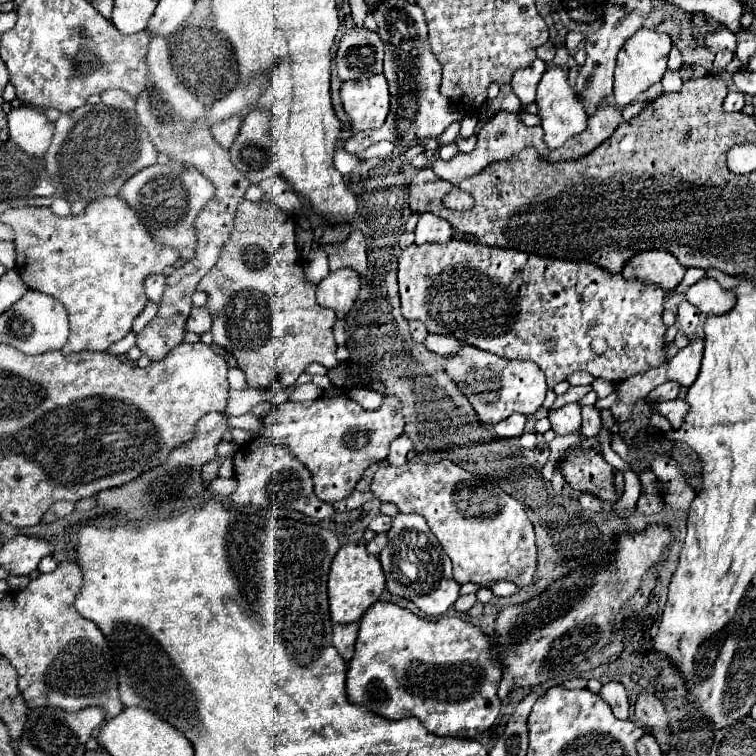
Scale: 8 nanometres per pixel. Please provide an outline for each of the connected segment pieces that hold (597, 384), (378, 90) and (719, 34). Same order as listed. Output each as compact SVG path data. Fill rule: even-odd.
M598 377L598 379L594 379L592 389L598 393L598 397L606 397L606 395L610 395L610 393L614 391L614 383L612 383L612 381L608 381L608 379Z
M382 73L364 81L344 81L340 97L352 133L380 129L384 125L390 109L390 91Z
M714 27L712 31L708 31L702 39L702 43L706 45L708 51L720 51L720 49L736 49L736 39L732 35L732 31L728 31L726 27Z

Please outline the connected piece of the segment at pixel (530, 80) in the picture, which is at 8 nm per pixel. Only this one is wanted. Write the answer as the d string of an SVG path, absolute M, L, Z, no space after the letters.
M534 59L532 65L528 65L526 69L518 69L518 71L514 73L512 89L514 89L514 93L520 97L522 105L528 105L528 103L534 101L538 81L540 81L540 77L544 75L544 71L546 71L546 63L540 61L540 59Z

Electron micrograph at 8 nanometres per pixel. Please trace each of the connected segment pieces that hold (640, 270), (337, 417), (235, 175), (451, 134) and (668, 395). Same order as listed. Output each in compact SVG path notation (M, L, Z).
M648 249L644 253L636 253L636 257L630 257L624 263L622 273L626 279L656 283L664 291L668 291L682 281L686 267L682 267L680 261L676 261L676 257L672 257L672 253L668 251Z
M322 395L314 401L274 407L264 417L264 435L272 443L286 445L310 469L318 499L334 503L350 495L368 465L388 457L388 445L404 433L404 425L402 403L396 395L386 395L376 411L362 409L346 395Z
M150 33L146 59L148 59L148 71L150 71L150 83L148 83L148 89L136 99L136 113L140 117L140 123L148 131L148 135L158 151L166 153L170 159L176 159L180 163L196 167L216 187L216 195L212 197L214 201L210 201L196 219L196 239L198 239L196 255L186 265L182 265L182 269L178 267L170 277L166 277L166 289L164 289L164 297L158 305L156 317L136 335L138 337L136 345L140 347L140 351L144 355L148 355L152 361L158 361L172 347L176 347L178 343L184 341L184 333L186 333L184 323L186 323L190 309L192 309L192 295L196 291L196 283L218 261L220 247L228 239L228 233L234 223L236 207L240 205L240 201L244 201L244 193L250 187L250 181L244 177L244 173L240 173L232 165L230 151L220 147L208 129L196 131L196 133L184 137L184 131L188 129L188 125L198 115L204 113L202 111L204 105L178 81L178 77L172 69L172 63L170 63L170 51L168 51L168 43L164 37L156 37L156 33Z
M454 121L452 125L448 125L448 129L438 137L438 141L440 141L440 147L444 147L444 145L450 145L450 143L454 143L454 139L458 137L458 131L460 131L460 123L458 121Z
M672 381L662 383L662 385L658 385L656 389L652 389L652 391L644 397L644 401L648 403L648 401L668 401L668 399L674 399L674 397L678 395L678 389L680 389L680 383L672 383Z

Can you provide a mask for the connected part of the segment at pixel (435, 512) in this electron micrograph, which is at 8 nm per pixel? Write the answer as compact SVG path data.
M452 461L438 463L414 463L392 467L382 465L372 477L370 491L380 501L394 503L402 513L424 515L432 533L440 541L442 549L454 563L454 579L458 583L476 583L480 587L490 587L498 581L510 581L518 587L530 585L536 571L536 539L532 521L526 515L526 509L512 495L504 493L500 487L474 477L472 473L460 469Z

